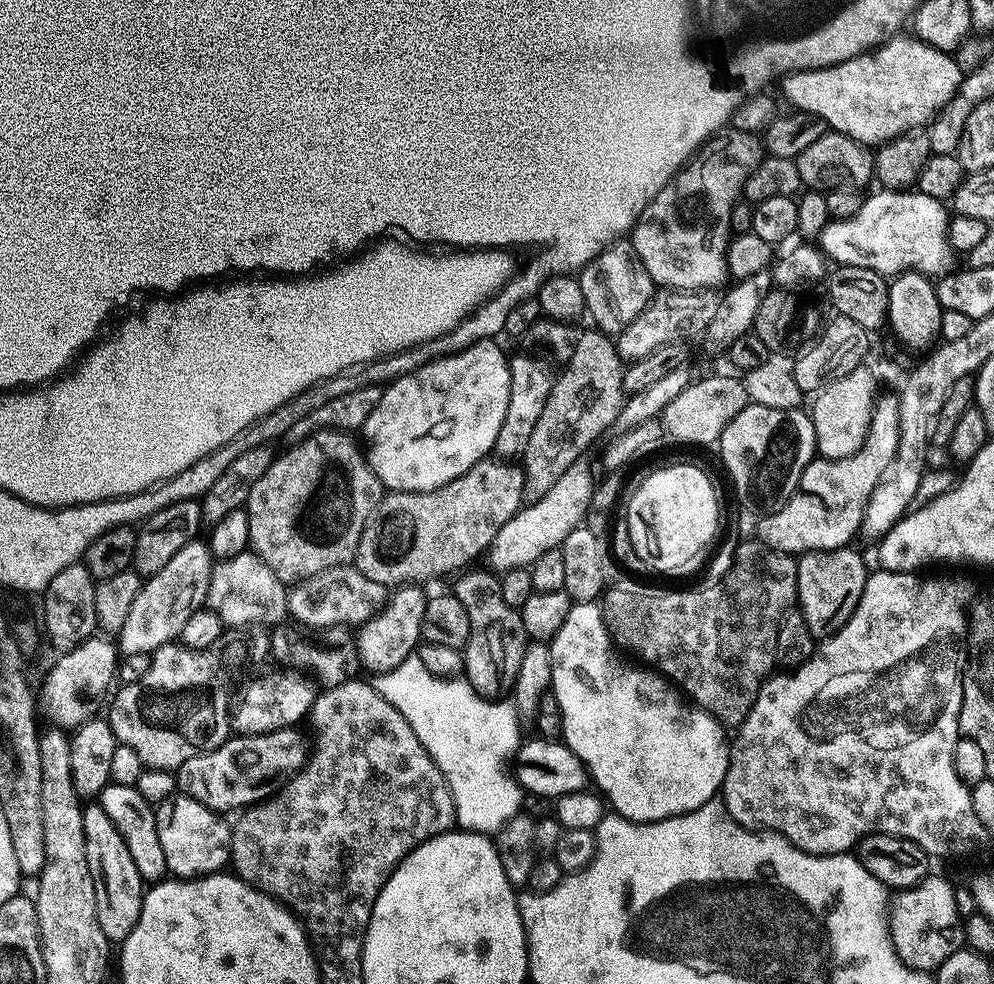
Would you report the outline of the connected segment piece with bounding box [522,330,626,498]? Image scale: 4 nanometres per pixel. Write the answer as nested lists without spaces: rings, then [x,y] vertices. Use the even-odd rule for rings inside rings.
[[[581,331],[577,335],[576,345],[574,346],[574,368],[580,368],[580,378],[584,378],[584,374],[586,374],[586,378],[590,382],[588,390],[596,388],[594,390],[596,394],[592,394],[596,398],[592,398],[592,402],[588,402],[588,406],[582,410],[580,422],[578,422],[578,424],[582,424],[582,426],[578,426],[582,442],[578,442],[578,436],[572,438],[572,442],[566,442],[564,434],[552,430],[552,426],[546,426],[546,428],[538,426],[538,430],[534,430],[534,434],[530,434],[530,442],[526,446],[522,457],[525,497],[535,498],[546,494],[558,478],[566,473],[567,468],[589,451],[584,438],[590,438],[591,444],[595,445],[601,439],[603,432],[607,433],[611,429],[614,418],[620,413],[620,407],[623,406],[626,399],[624,391],[626,364],[625,361],[620,359],[615,339],[609,336],[607,332],[591,331]],[[584,420],[588,420],[588,422],[584,422]]]

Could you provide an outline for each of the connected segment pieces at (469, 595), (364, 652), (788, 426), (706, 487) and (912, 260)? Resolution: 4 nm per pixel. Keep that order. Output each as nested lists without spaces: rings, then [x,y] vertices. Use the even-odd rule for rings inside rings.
[[[468,572],[457,578],[454,588],[455,596],[466,606],[466,614],[470,618],[470,634],[462,645],[463,675],[468,685],[480,696],[504,698],[515,689],[522,666],[522,654],[530,640],[524,634],[519,611],[512,608],[506,598],[502,598],[500,576],[488,572]]]
[[[416,584],[399,587],[376,615],[355,629],[356,656],[370,671],[376,672],[375,674],[381,676],[392,672],[419,645],[428,597],[420,588],[423,587]]]
[[[749,402],[725,426],[718,449],[724,468],[736,487],[736,496],[756,514],[777,512],[796,492],[802,470],[817,455],[811,415],[800,408],[771,409]]]
[[[668,464],[665,468],[654,469],[633,490],[626,519],[630,542],[638,557],[649,569],[657,568],[660,572],[684,572],[694,567],[703,558],[704,551],[713,547],[722,528],[716,488],[696,464]]]
[[[879,190],[861,203],[858,214],[846,220],[829,219],[824,227],[819,247],[829,261],[837,260],[837,265],[857,270],[867,270],[885,278],[895,277],[902,272],[920,272],[929,278],[939,277],[953,267],[954,249],[948,240],[950,212],[945,201],[930,198],[919,190]]]

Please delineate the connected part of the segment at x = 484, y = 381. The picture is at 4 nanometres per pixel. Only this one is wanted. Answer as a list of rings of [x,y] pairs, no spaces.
[[[492,338],[478,340],[453,351],[451,354],[441,354],[436,360],[429,360],[424,364],[422,370],[414,370],[400,376],[381,391],[380,400],[374,406],[374,410],[370,410],[370,418],[366,418],[362,435],[364,435],[363,443],[366,445],[368,465],[372,467],[373,474],[378,477],[385,489],[394,492],[429,492],[435,488],[441,488],[446,482],[466,474],[466,470],[470,470],[470,466],[485,459],[495,449],[498,429],[502,426],[502,418],[506,418],[506,406],[510,402],[509,357],[504,356],[503,350],[496,343],[497,341]]]

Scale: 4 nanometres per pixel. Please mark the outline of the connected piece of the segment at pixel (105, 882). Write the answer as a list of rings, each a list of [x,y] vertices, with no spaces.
[[[99,802],[89,803],[84,808],[82,828],[86,834],[86,854],[92,874],[96,877],[96,909],[98,922],[110,942],[123,942],[138,926],[138,918],[142,914],[142,902],[146,891],[146,881],[138,874],[138,866],[134,866],[134,858],[130,858],[130,850],[126,850],[126,842],[122,834],[110,822],[110,814],[102,810]]]

